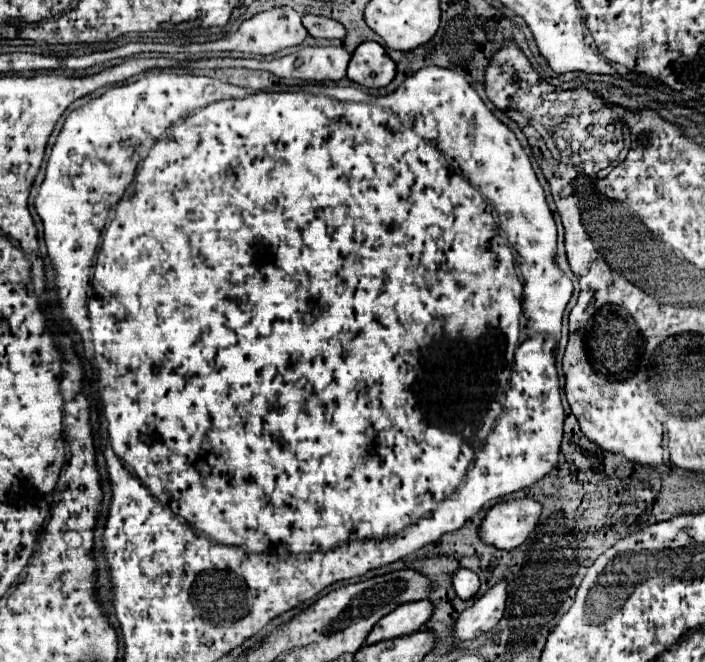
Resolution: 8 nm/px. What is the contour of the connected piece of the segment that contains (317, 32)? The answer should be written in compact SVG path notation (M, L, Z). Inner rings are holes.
M306 14L302 18L306 30L310 32L310 36L316 36L316 38L340 38L344 40L346 38L346 28L332 20L332 18L324 18L324 16L312 16L312 14Z

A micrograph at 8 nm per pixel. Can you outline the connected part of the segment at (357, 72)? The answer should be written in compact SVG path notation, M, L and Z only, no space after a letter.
M362 42L348 64L348 78L366 88L384 88L396 76L396 64L378 42Z

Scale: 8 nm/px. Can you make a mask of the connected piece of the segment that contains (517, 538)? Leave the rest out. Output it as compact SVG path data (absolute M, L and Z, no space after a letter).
M532 498L508 500L490 508L486 514L480 536L486 544L502 550L512 550L534 532L542 514L542 504Z

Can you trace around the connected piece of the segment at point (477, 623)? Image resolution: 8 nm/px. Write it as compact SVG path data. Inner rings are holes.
M506 580L496 582L484 596L480 596L468 610L464 610L454 626L454 634L460 640L472 640L492 630L504 616L506 606Z

